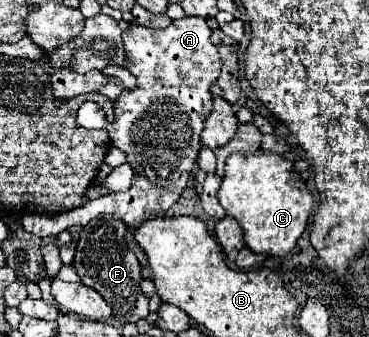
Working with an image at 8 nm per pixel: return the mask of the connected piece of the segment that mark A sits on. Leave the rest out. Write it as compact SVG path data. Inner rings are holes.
M184 16L174 20L164 30L152 30L146 26L138 26L132 22L130 30L122 34L124 50L126 50L126 68L136 76L136 88L132 92L122 92L122 96L114 102L114 122L108 126L108 134L112 146L120 148L126 154L126 162L136 170L132 186L126 192L114 192L110 196L100 196L96 202L88 202L80 208L74 208L66 214L58 216L42 216L42 214L26 214L22 216L22 226L26 232L36 234L40 238L56 236L72 224L86 226L94 214L106 212L118 216L128 230L136 228L150 220L150 216L164 214L184 192L190 174L194 172L194 164L200 150L200 132L206 116L212 112L212 96L210 86L218 78L220 70L220 56L214 44L210 42L210 28L206 20L200 16Z

